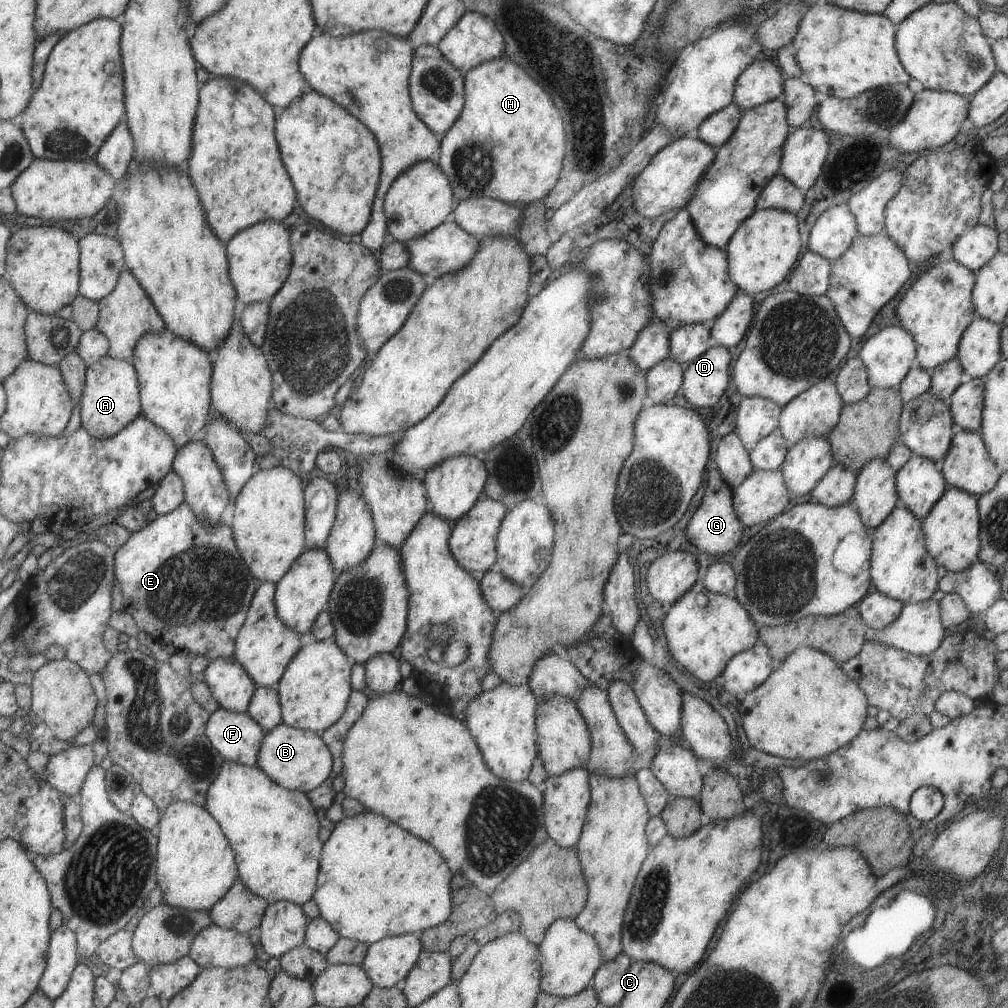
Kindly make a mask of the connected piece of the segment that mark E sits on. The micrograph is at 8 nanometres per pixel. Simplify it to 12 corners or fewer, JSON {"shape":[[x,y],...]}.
{"shape":[[183,501],[114,554],[122,609],[231,657],[259,581]]}

